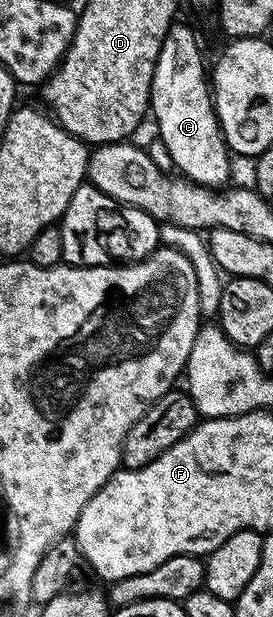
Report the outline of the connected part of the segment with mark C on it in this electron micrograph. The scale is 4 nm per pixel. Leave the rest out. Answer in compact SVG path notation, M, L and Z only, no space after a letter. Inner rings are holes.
M174 22L169 27L161 43L151 82L149 107L151 120L153 116L157 132L161 135L161 144L184 179L214 190L230 183L231 153L225 142L225 135L221 132L221 123L217 121L217 112L213 108L207 60L205 64L196 34L181 22Z

